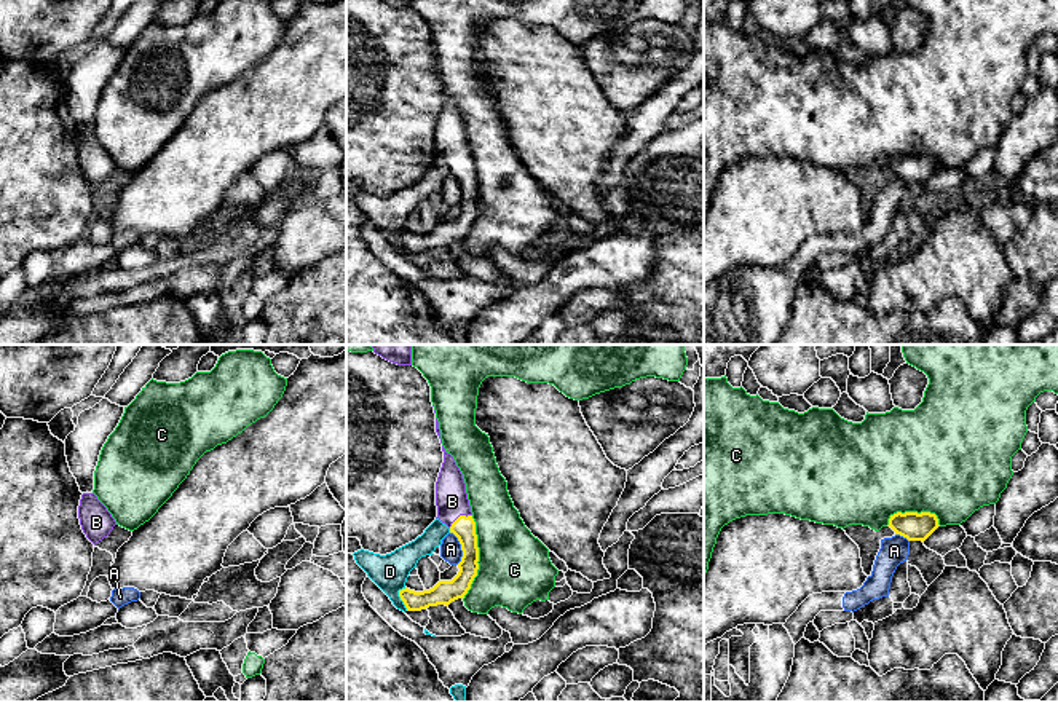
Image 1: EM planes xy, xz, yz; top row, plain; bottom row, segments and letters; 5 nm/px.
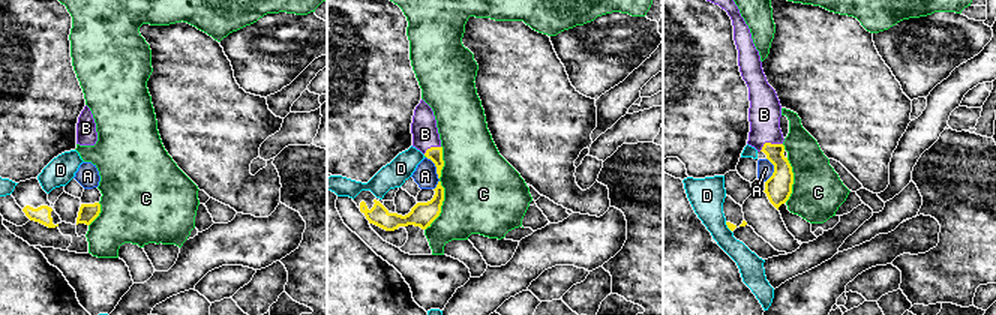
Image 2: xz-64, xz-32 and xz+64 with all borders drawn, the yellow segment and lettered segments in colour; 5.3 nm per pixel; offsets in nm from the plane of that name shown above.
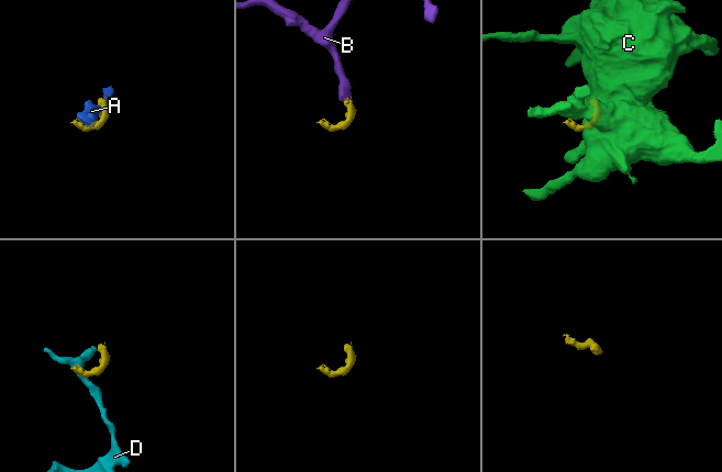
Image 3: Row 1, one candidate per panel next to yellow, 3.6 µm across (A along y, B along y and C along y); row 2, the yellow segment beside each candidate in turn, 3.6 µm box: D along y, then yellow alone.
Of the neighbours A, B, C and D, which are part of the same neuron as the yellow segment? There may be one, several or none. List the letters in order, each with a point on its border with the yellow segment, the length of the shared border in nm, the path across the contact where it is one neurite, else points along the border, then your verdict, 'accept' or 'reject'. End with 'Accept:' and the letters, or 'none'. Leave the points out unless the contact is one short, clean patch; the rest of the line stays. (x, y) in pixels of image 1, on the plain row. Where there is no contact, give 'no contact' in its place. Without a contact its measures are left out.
A: contact xz (461, 190); length 170 nm; border xz (450, 174), (460, 187), (461, 203), (458, 206); reject
B: contact xz (460, 158); length 140 nm; way xz (463, 169), (460, 158), (453, 152), (452, 144); accept
C: contact xz (477, 200); length 420 nm; reject
D: contact xz (401, 241); length 120 nm; reject
Accept: B

